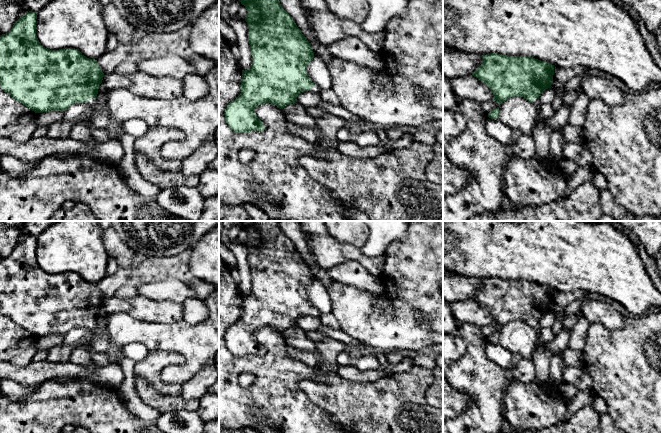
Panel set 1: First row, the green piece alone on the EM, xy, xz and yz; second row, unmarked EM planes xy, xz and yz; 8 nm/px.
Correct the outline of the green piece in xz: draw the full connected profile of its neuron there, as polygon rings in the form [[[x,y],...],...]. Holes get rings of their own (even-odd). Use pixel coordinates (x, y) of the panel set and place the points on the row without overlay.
[[[241,221],[241,228],[247,233],[245,245],[249,251],[248,262],[252,278],[249,294],[242,294],[241,317],[225,333],[225,344],[231,354],[237,357],[263,355],[264,348],[255,338],[255,332],[271,327],[278,332],[297,326],[297,320],[303,315],[321,319],[323,314],[312,306],[307,299],[307,288],[313,284],[314,276],[307,262],[301,257],[293,242],[281,231],[279,221]]]

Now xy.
[[[29,235],[17,244],[8,257],[1,259],[1,313],[35,337],[65,335],[75,327],[87,327],[90,330],[96,330],[98,313],[104,301],[97,284],[87,282],[75,272],[50,274],[43,271],[36,260],[36,243],[37,237]]]

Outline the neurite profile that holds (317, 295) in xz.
[[[312,268],[311,270],[314,276],[314,282],[307,288],[307,299],[309,303],[323,315],[331,313],[332,303],[330,301],[328,290],[320,281],[318,273]]]

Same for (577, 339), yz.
[[[581,316],[577,320],[570,333],[568,348],[575,351],[583,351],[589,325],[589,322],[584,316]]]

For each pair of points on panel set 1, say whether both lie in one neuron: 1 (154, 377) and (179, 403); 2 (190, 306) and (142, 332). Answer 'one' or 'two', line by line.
1: two
2: two

